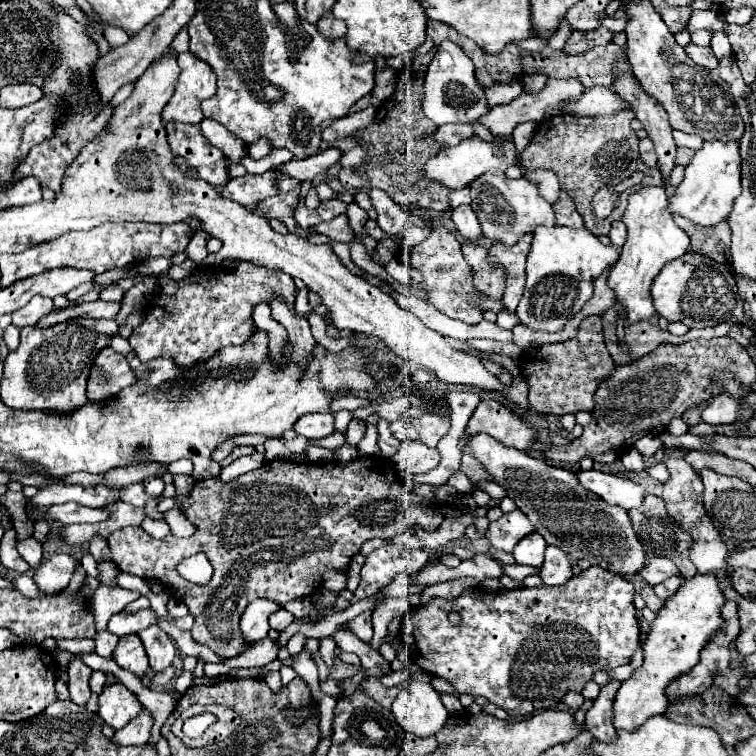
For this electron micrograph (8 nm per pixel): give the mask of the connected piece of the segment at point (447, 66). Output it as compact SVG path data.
M443 41L433 57L423 83L423 113L435 125L445 123L473 123L491 111L485 91L475 81L471 59L453 41Z

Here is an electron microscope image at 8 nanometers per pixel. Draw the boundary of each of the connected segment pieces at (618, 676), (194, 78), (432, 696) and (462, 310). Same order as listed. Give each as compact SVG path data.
M641 649L635 653L635 657L633 657L633 661L629 663L629 665L625 665L625 667L617 667L617 669L613 669L613 679L615 681L619 681L619 683L623 683L635 669L637 669L637 665L641 665Z
M189 51L177 55L177 65L181 67L181 75L177 79L175 93L165 105L161 117L163 121L197 125L203 121L201 101L215 95L217 77L213 75L213 69L207 63L199 61Z
M409 679L409 685L397 695L391 707L397 723L415 737L431 737L447 723L447 709L439 693L421 681Z
M435 225L431 235L423 243L419 243L413 251L403 253L403 261L409 267L415 267L423 275L421 287L429 293L429 303L433 307L437 307L441 313L445 313L453 319L471 323L471 325L475 325L483 319L483 313L467 303L467 299L471 295L475 295L479 299L485 299L485 295L477 293L473 287L473 273L471 273L471 267L463 259L455 231L449 231L445 225Z

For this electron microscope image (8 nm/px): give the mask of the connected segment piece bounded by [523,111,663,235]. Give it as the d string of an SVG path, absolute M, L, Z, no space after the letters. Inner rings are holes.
M621 111L611 117L575 117L575 115L559 115L551 121L545 121L537 127L535 137L529 147L523 151L523 167L525 169L549 169L559 177L561 189L575 201L577 211L585 219L585 227L593 235L607 235L609 229L597 229L601 221L591 211L593 195L601 187L613 187L621 181L629 179L635 171L645 175L645 183L663 185L663 177L659 169L649 169L639 157L639 139L631 129L631 121L635 119L633 111Z

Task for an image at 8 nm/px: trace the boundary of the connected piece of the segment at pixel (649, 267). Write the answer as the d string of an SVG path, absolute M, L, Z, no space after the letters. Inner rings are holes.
M643 187L629 197L629 205L623 217L623 223L627 227L627 241L621 249L619 261L613 265L607 277L607 285L615 291L617 305L625 311L629 323L651 319L655 315L651 299L653 279L659 275L667 261L685 255L689 249L689 237L675 225L673 217L665 211L665 203L667 195L663 187Z

